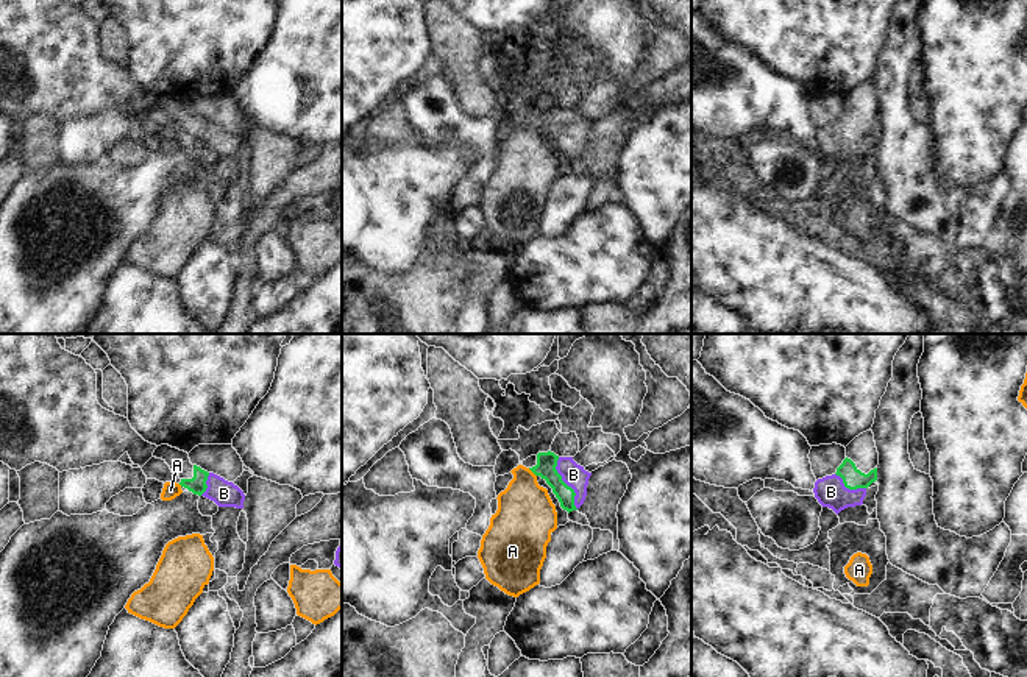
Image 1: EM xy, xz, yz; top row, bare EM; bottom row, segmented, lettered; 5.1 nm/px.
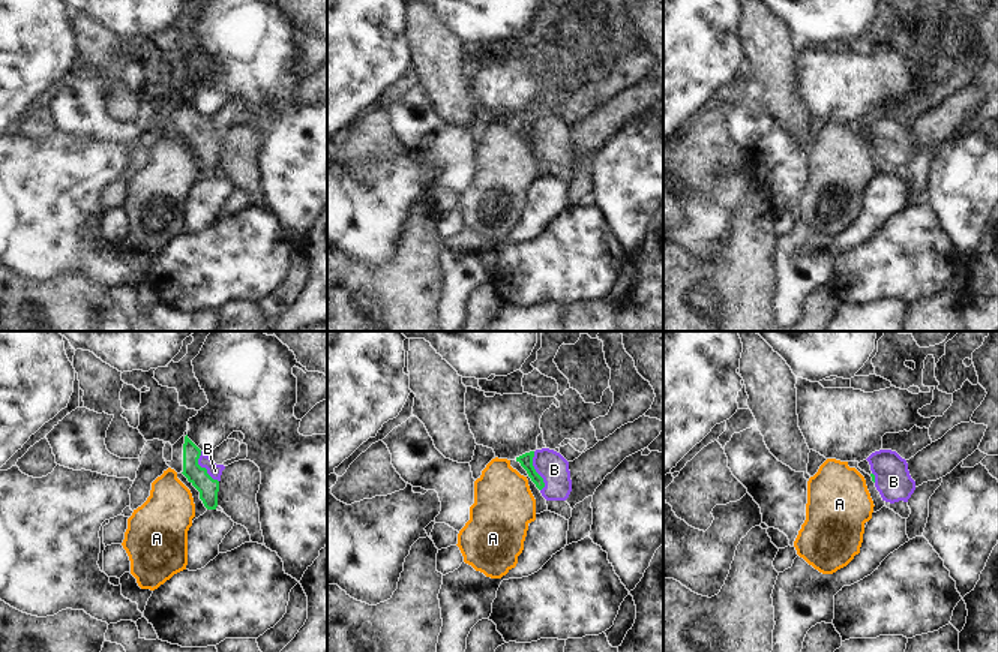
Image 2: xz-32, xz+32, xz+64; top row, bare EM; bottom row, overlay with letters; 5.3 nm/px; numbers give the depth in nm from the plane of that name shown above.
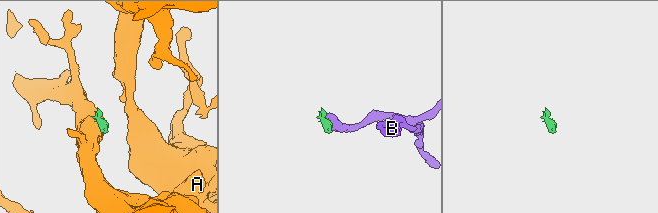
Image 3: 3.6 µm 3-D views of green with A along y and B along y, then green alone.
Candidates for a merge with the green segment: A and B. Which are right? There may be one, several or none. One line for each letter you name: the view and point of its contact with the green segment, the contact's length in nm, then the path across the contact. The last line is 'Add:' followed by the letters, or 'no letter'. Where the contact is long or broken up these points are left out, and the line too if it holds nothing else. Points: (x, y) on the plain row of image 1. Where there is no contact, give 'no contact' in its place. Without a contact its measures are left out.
B: contact xz (565, 134); length 280 nm; way xz (547, 113), (565, 134), (573, 125)
Add: B

